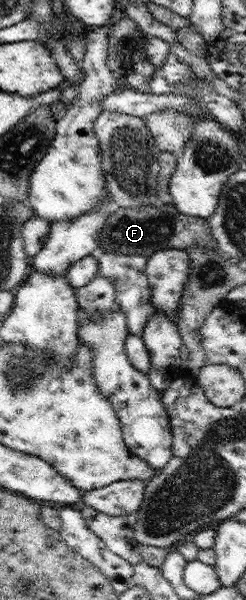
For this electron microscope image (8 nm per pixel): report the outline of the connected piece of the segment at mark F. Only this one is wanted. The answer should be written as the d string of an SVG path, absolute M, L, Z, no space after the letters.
M156 203L147 208L115 208L100 230L99 250L108 253L136 254L152 257L157 251L165 249L187 249L204 245L217 250L217 242L211 238L208 220L204 217L180 213L172 204Z

